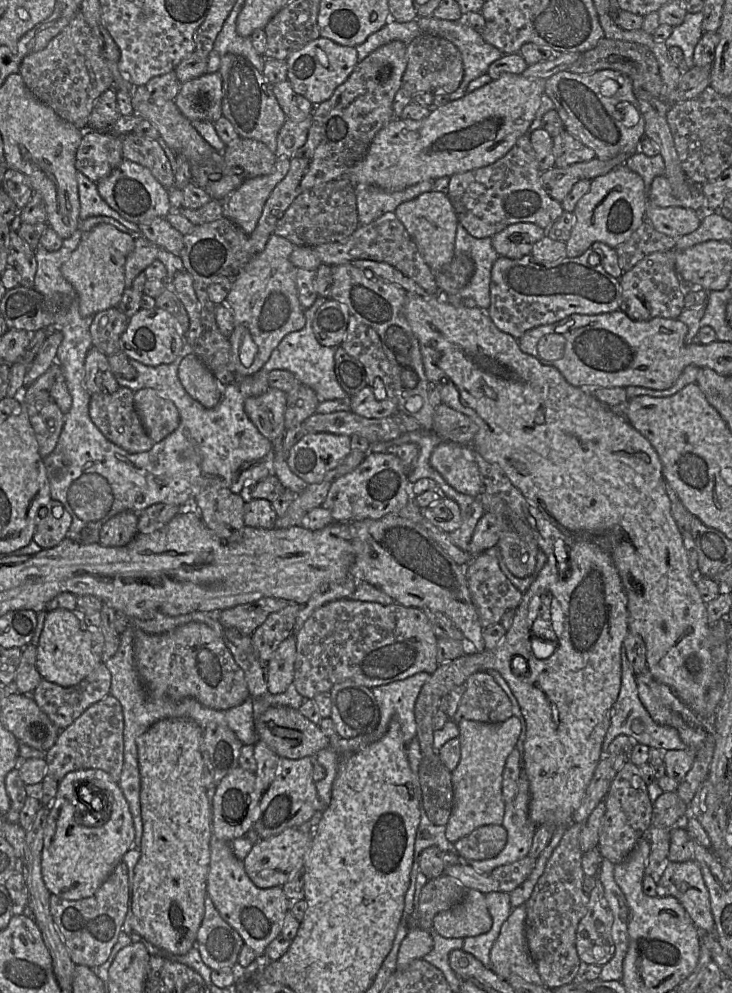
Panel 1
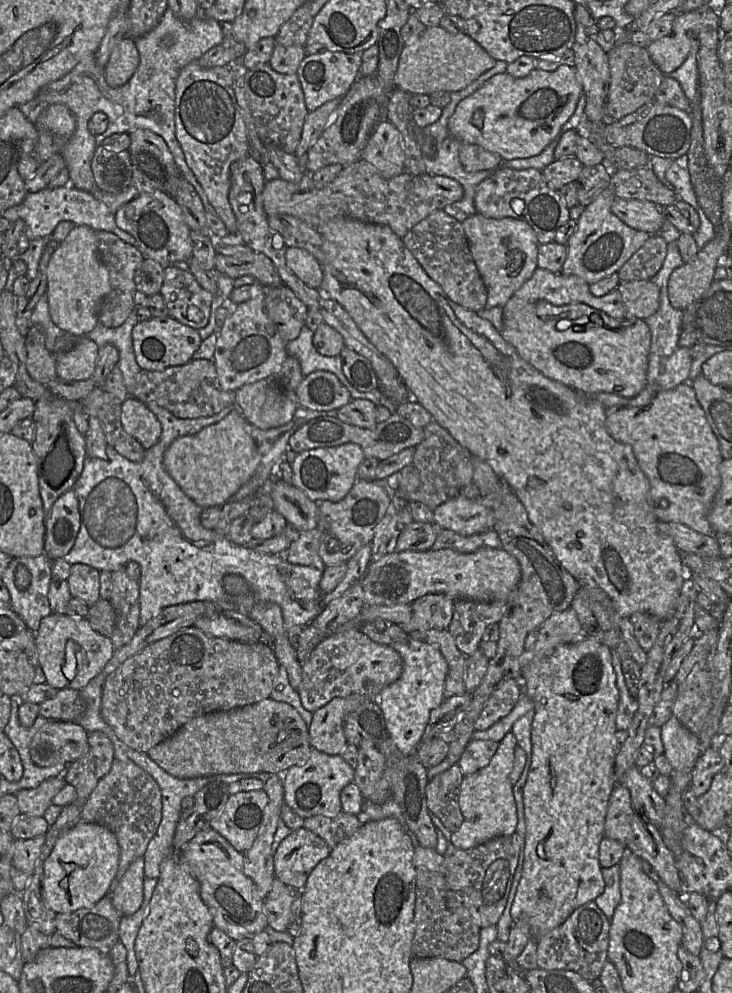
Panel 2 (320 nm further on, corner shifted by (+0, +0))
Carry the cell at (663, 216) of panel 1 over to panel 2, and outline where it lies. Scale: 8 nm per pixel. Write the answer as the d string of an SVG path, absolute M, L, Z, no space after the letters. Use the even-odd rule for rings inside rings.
M616 198L611 211L629 227L650 235L658 233L666 220L664 210L650 201Z

